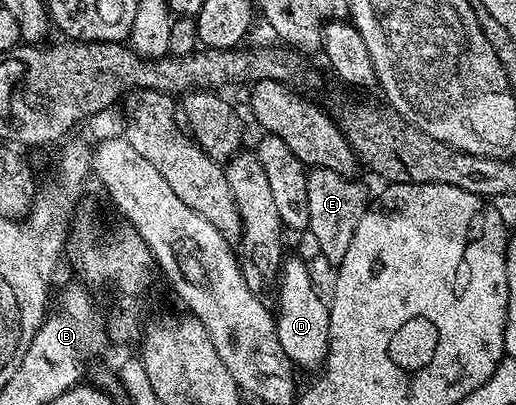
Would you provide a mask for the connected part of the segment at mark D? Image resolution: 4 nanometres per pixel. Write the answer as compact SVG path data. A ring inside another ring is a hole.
M289 255L280 265L278 283L275 285L276 308L274 304L274 317L276 319L276 333L278 342L282 342L282 350L286 350L286 358L297 369L312 368L323 365L328 357L328 343L330 342L330 318L328 317L328 304L316 293L316 284L312 281L312 272L299 260Z

